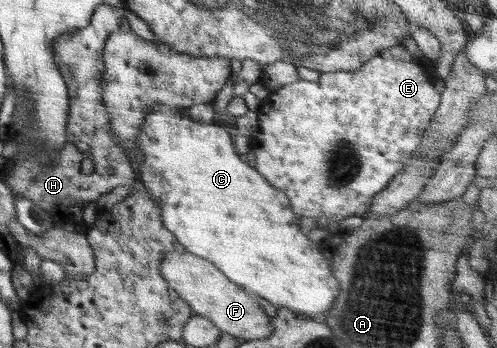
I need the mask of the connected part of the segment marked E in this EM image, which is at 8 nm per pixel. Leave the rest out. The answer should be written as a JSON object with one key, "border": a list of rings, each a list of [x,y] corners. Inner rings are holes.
{"border":[[[398,44],[394,47],[384,49],[376,57],[370,58],[362,64],[362,67],[354,71],[321,72],[318,81],[300,79],[294,81],[294,83],[283,85],[274,91],[270,91],[264,101],[260,103],[258,109],[261,133],[249,140],[249,145],[252,147],[251,150],[254,151],[254,157],[256,157],[254,169],[260,175],[264,175],[272,187],[276,187],[276,189],[283,191],[288,196],[290,207],[298,217],[313,217],[322,222],[328,222],[330,220],[339,221],[346,219],[351,215],[363,216],[371,204],[373,195],[386,189],[389,181],[392,181],[392,178],[398,172],[405,169],[407,161],[420,144],[422,131],[427,128],[433,117],[432,115],[434,115],[440,103],[441,94],[434,88],[434,84],[432,83],[432,75],[428,75],[426,71],[422,71],[412,61],[410,52],[402,44]]]}

